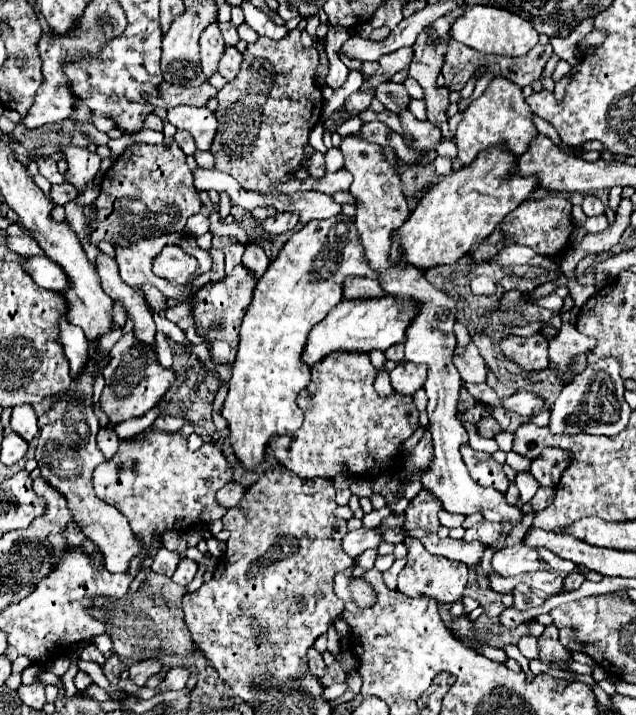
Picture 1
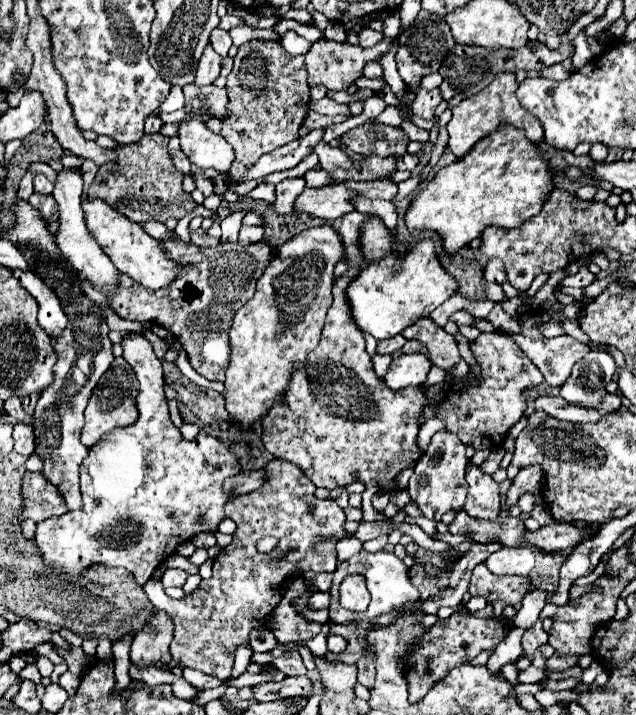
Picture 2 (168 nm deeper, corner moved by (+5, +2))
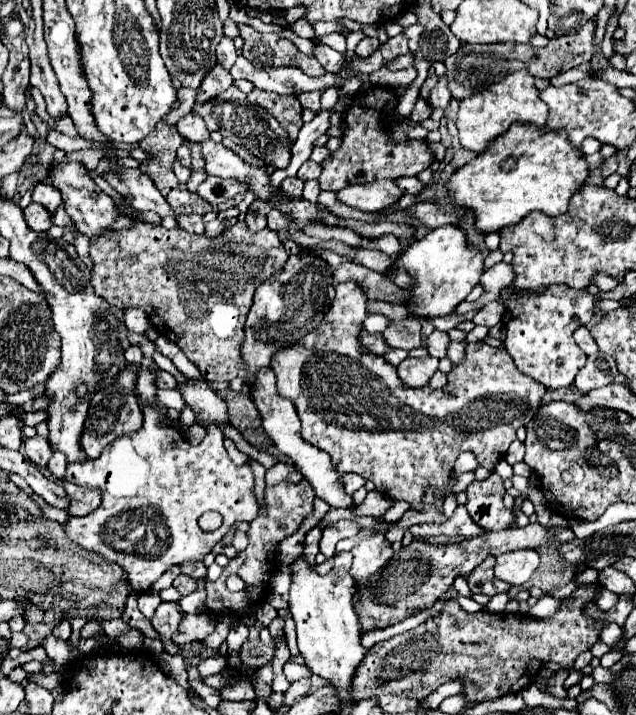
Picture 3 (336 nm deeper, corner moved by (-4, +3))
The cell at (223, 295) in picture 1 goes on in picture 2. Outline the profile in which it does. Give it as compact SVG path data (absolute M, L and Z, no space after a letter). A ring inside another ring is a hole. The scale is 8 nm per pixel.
M179 238L163 240L165 250L181 264L181 276L169 284L169 288L149 290L129 276L121 276L121 290L109 302L109 306L125 320L157 322L169 328L183 344L191 366L209 380L225 380L225 370L229 366L229 328L233 316L255 292L255 282L263 274L271 260L271 248L261 240L257 244L241 246L219 244L213 248L199 248L195 244L185 244Z

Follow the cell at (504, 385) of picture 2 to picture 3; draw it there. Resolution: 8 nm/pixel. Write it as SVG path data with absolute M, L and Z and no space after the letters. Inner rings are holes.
M354 281L340 283L322 323L300 341L286 347L286 351L280 349L272 357L270 367L278 377L278 391L294 403L302 421L302 439L326 451L340 475L358 473L366 481L372 481L376 491L384 493L392 501L406 501L410 503L410 509L416 511L422 511L422 499L426 491L432 489L436 509L442 513L444 487L458 455L462 451L472 451L480 467L494 471L494 465L504 457L508 445L516 439L516 429L524 427L538 411L546 387L534 383L534 379L526 375L518 375L514 361L506 355L506 349L490 347L484 341L466 343L466 358L453 366L446 387L406 387L398 379L394 365L386 363L380 355L368 353L368 349L360 345L356 335L360 333L366 315L366 295L360 285Z

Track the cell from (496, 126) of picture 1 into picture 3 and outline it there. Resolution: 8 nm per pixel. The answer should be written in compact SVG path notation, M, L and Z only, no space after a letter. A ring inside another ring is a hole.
M516 71L508 75L502 83L494 85L492 89L462 99L458 119L456 119L456 127L460 131L460 143L474 153L484 153L488 145L498 135L504 135L508 127L516 121L544 127L548 119L548 107L538 95L540 91L534 85L534 77L528 71Z

